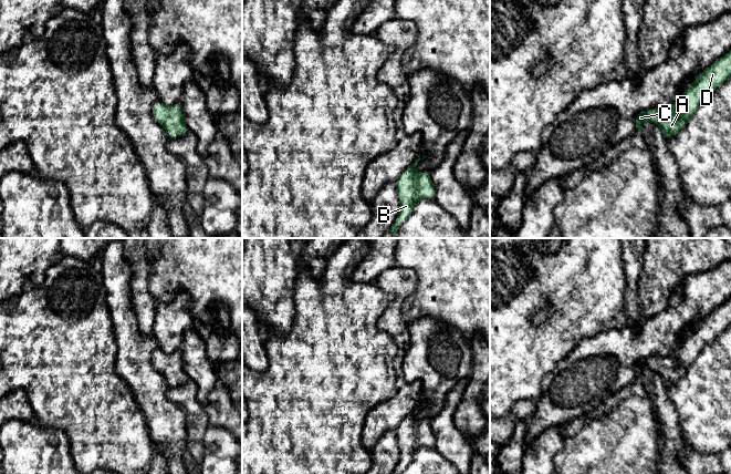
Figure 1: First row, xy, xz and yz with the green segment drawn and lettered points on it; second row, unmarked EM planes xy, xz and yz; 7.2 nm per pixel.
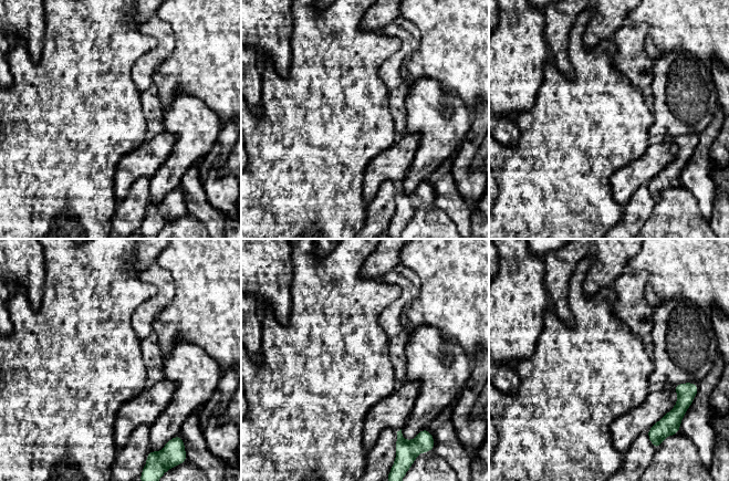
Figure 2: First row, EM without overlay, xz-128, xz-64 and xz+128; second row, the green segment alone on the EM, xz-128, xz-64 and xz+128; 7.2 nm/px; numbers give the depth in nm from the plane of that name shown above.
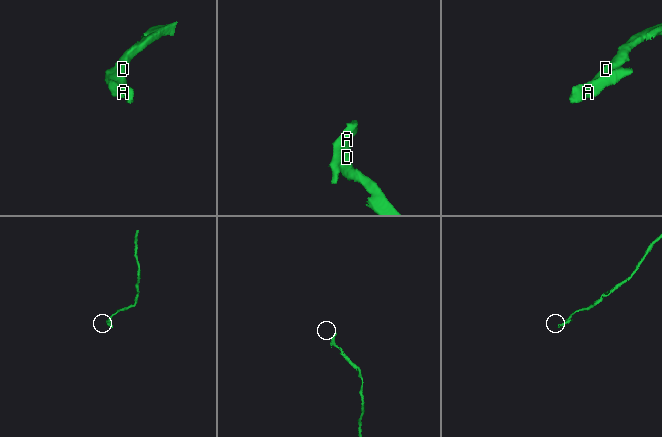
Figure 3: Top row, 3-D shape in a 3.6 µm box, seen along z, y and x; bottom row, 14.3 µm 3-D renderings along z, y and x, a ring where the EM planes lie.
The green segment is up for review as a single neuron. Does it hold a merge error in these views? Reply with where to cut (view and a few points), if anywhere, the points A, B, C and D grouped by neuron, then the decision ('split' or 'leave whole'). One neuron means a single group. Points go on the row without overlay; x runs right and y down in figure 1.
no cut; A B C D; leave whole

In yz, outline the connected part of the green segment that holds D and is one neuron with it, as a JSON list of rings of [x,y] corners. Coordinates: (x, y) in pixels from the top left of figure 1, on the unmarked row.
[[[731,298],[703,318],[682,344],[668,357],[650,357],[636,365],[636,378],[641,379],[645,368],[658,373],[668,388],[675,384],[693,363],[702,347],[731,324]]]

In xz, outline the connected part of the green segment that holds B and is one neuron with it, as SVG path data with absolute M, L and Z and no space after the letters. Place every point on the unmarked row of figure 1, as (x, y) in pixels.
M420 402L415 411L408 415L395 430L399 446L399 461L393 474L400 474L410 464L414 458L414 452L420 446L435 446L436 436L430 426L430 419L417 422L417 411L420 409Z

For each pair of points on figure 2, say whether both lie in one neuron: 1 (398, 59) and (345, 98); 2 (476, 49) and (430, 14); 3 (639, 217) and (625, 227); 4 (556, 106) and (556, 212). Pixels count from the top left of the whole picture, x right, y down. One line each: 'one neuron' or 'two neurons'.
1: two neurons
2: one neuron
3: one neuron
4: one neuron

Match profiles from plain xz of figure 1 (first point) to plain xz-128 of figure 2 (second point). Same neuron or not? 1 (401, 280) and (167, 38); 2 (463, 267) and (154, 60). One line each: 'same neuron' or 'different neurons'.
1: same neuron
2: different neurons

